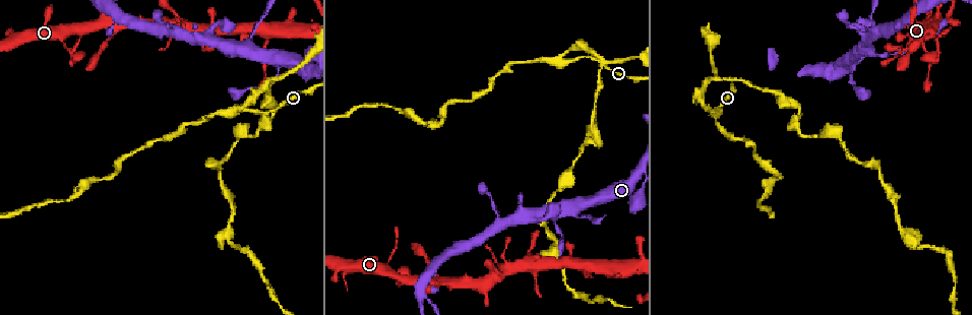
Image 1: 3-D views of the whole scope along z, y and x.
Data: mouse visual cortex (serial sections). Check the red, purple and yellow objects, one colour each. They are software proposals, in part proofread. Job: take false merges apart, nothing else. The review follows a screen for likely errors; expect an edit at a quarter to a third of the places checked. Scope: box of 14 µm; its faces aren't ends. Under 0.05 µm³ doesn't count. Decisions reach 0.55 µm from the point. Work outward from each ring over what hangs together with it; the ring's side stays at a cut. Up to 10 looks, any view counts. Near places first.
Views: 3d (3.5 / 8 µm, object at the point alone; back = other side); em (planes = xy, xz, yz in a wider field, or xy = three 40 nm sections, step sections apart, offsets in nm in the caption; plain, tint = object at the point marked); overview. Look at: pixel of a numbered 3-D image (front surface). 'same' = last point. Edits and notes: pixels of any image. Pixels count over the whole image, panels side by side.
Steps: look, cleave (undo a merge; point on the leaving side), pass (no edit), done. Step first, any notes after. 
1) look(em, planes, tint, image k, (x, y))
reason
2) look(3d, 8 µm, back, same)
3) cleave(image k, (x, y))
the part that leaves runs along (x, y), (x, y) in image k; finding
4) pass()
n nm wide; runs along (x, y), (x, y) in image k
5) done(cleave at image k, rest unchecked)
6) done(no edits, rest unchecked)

look(3d, 8 µm, back, image 1, (253, 32))
calibre changes

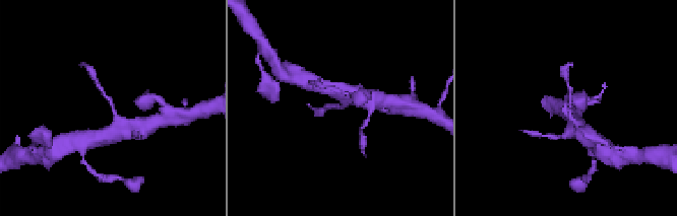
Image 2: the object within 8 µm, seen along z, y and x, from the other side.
look(em, xy, step 3, tint, image 2, (340, 107))
arms of 150, 400 nm; shape alone is not enough

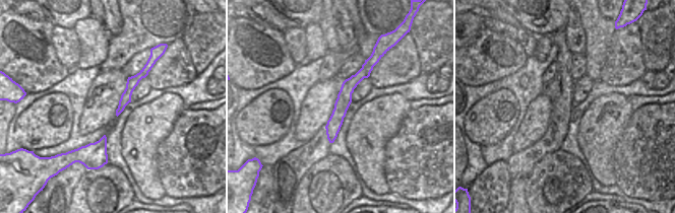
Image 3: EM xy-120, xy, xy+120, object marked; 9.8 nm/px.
pass()
150 nm wide; runs along (122, 130), (110, 98), (97, 84) in image 2; one cell here

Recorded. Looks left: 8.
look(3d, 3.5 µm, image 1, (173, 29))
thin arm on a thick one

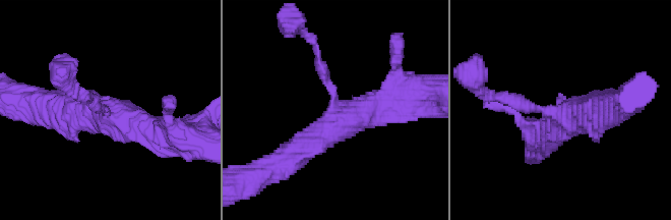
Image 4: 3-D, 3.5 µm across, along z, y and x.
look(em, xy, step 2, plain, image 4, (104, 111))
3 arms; arms of 150, 450, 450 nm; need the tissue

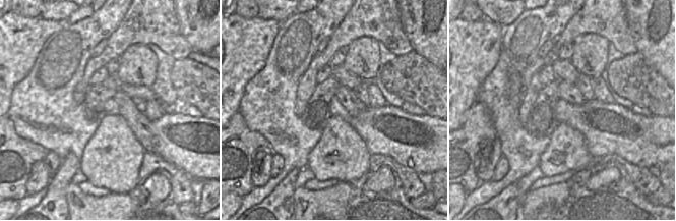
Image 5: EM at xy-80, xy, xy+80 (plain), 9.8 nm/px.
look(em, xy, step 2, tint, same)
where the object lies

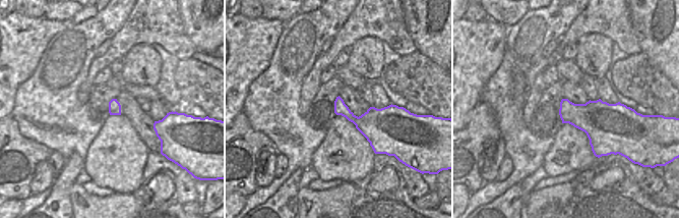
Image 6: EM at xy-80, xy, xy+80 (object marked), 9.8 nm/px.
pass()
runs along (399, 96), (339, 122), (283, 161) in image 4; continuous, no second cell

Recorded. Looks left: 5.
look(3d, 3.5 µm, image 1, (98, 27))
sharp bend

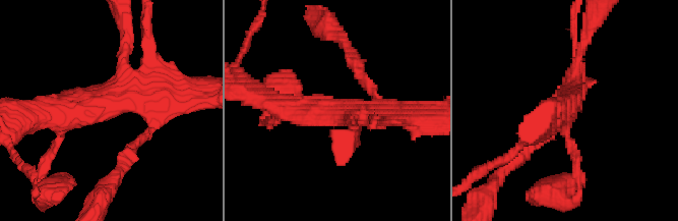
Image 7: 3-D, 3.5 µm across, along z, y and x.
look(em, planes, tint, image 7, (117, 103))
need the tissue

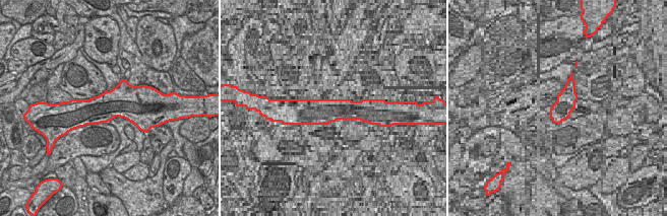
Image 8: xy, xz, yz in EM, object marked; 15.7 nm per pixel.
pass()
runs along (49, 114), (121, 99), (183, 99) in image 7; one cell here

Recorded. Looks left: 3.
look(3d, 3.5 µm, image 1, (922, 45))
calibre changes

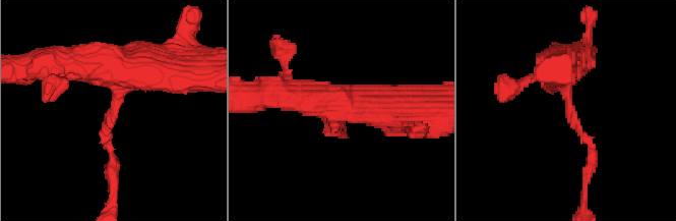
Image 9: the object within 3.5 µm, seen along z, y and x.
look(em, planes, tint, image 9, (569, 105))
arms of 150, 500 nm; need the tissue

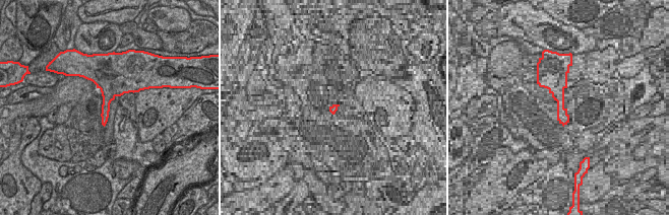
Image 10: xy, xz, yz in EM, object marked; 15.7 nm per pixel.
pass()
runs along (558, 63), (573, 120), (592, 148), (590, 167) in image 9; one cell here

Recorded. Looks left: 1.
done(no edits, rest unchecked)

